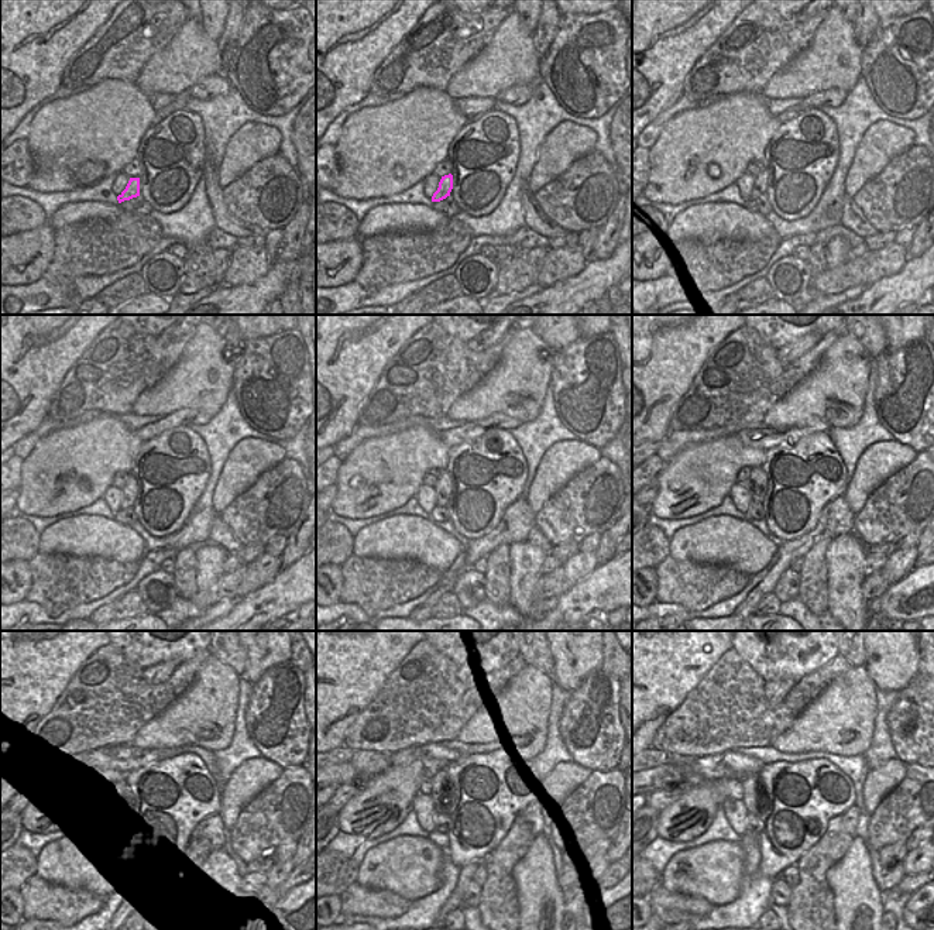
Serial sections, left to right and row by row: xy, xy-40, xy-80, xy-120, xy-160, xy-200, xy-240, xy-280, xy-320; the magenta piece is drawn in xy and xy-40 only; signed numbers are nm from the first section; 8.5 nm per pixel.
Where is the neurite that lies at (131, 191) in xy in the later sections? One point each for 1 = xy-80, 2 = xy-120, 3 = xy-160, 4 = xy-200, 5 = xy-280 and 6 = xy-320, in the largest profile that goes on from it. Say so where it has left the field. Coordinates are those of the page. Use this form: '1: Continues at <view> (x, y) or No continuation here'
1: Continues at xy-80 (761, 181)
2: Continues at xy-120 (129, 493)
3: Continues at xy-160 (443, 487)
4: Continues at xy-200 (758, 488)
5: Continues at xy-280 (440, 795)
6: Continues at xy-320 (754, 795)

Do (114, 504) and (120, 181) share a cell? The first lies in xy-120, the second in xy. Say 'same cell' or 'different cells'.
same cell

